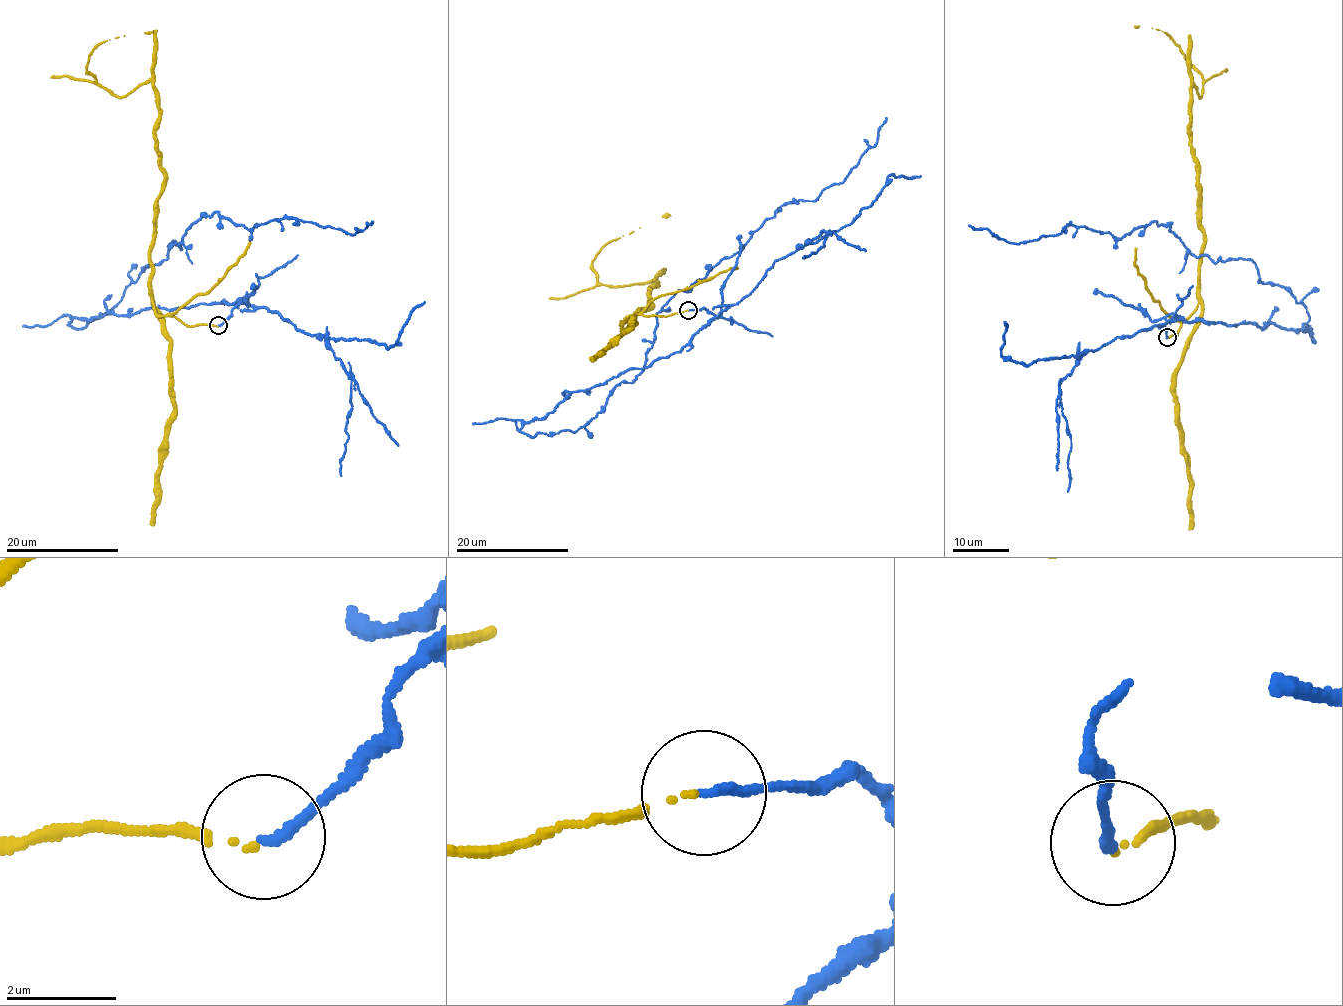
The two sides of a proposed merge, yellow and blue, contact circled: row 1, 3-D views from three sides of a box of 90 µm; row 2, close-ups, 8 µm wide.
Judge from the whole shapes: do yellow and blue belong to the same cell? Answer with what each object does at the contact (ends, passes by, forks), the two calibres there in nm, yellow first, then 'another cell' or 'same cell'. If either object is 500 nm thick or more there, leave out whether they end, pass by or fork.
yellow ends | blue ends | 70/170 nm | another cell

